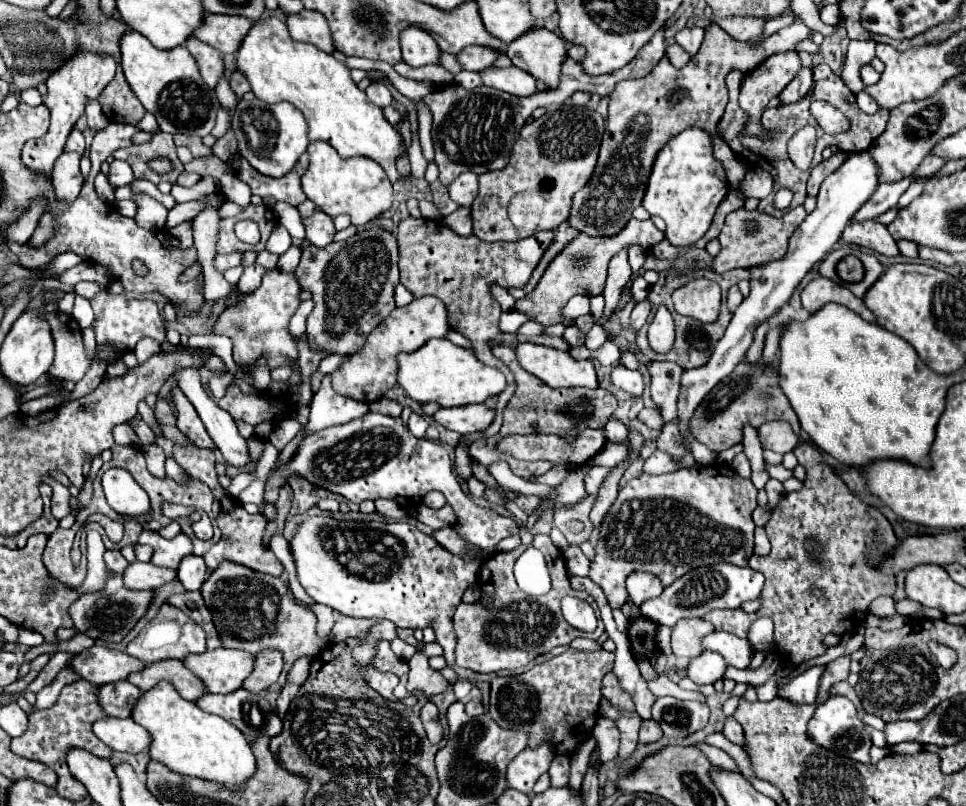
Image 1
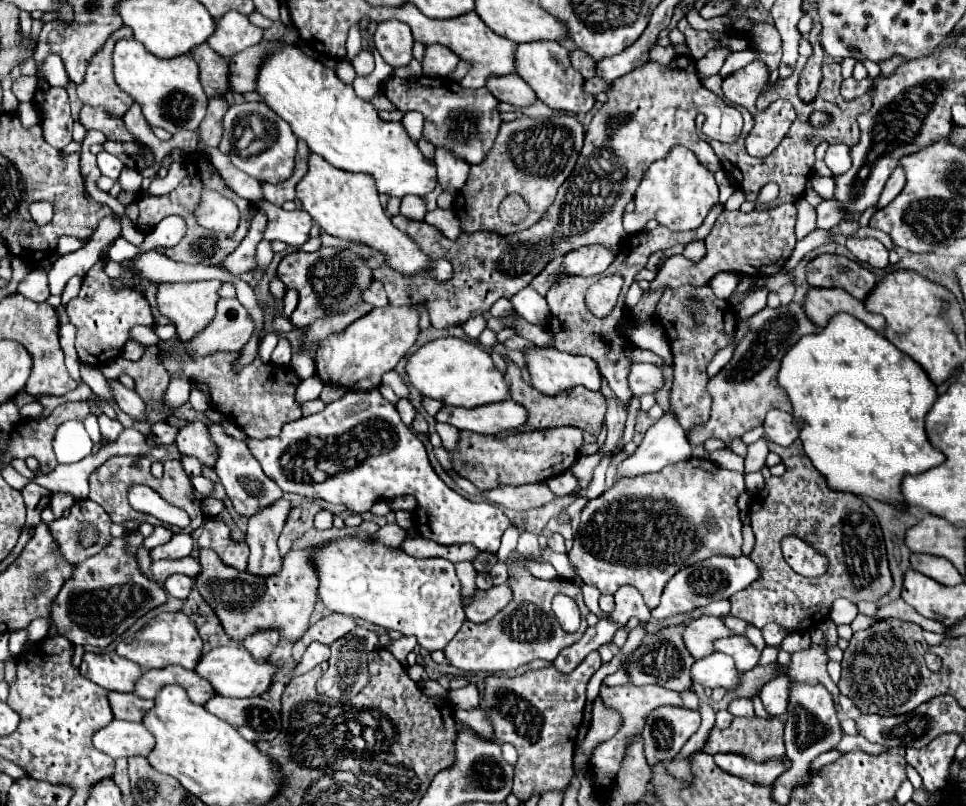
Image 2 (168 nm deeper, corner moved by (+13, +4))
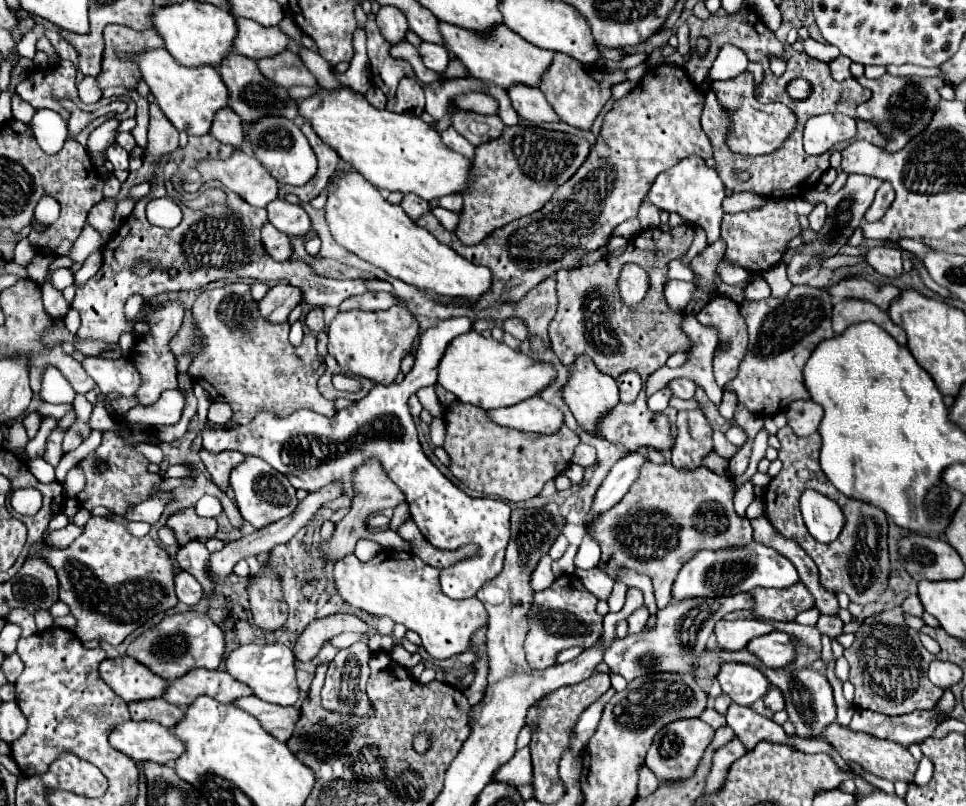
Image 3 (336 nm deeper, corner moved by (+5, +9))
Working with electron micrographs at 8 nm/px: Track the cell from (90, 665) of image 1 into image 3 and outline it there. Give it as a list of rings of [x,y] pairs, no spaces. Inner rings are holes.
[[[130,656],[102,660],[100,676],[126,702],[158,698],[168,684],[158,674],[150,672],[146,666],[142,666],[138,660],[132,660]]]

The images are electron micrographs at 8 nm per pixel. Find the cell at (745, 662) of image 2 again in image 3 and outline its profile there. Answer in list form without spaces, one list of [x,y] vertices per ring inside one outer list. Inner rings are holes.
[[[770,632],[748,642],[746,650],[768,668],[782,668],[794,660],[794,644],[784,632]]]

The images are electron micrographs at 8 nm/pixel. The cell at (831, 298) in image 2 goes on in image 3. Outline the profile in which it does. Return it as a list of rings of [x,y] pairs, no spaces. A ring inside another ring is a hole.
[[[846,298],[838,304],[834,304],[832,310],[832,326],[836,334],[842,334],[850,324],[854,322],[874,322],[878,326],[882,326],[894,340],[898,340],[898,344],[906,344],[906,334],[902,328],[898,328],[890,316],[886,312],[882,312],[878,306],[866,302],[866,300],[858,300],[858,298]]]

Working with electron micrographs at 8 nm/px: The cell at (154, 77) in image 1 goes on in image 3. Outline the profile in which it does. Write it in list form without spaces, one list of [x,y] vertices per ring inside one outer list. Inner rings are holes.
[[[154,48],[154,50],[144,50],[136,54],[124,54],[120,56],[122,60],[130,60],[138,66],[142,80],[148,84],[152,96],[156,98],[156,104],[164,112],[164,116],[180,130],[186,134],[202,136],[208,134],[214,112],[222,106],[228,104],[228,90],[224,82],[220,80],[220,74],[216,72],[214,66],[200,66],[200,68],[186,68],[180,66],[168,52],[166,48]]]

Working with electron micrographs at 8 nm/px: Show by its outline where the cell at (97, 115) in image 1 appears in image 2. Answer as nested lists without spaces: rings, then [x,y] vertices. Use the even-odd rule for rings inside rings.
[[[50,55],[48,59],[44,59],[44,65],[38,69],[38,77],[46,81],[50,87],[66,87],[68,83],[66,69],[58,55]]]

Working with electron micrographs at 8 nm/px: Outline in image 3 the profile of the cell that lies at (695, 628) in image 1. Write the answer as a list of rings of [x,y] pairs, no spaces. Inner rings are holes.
[[[718,620],[714,626],[714,636],[718,650],[734,652],[742,650],[750,638],[772,632],[772,626],[762,620]]]

